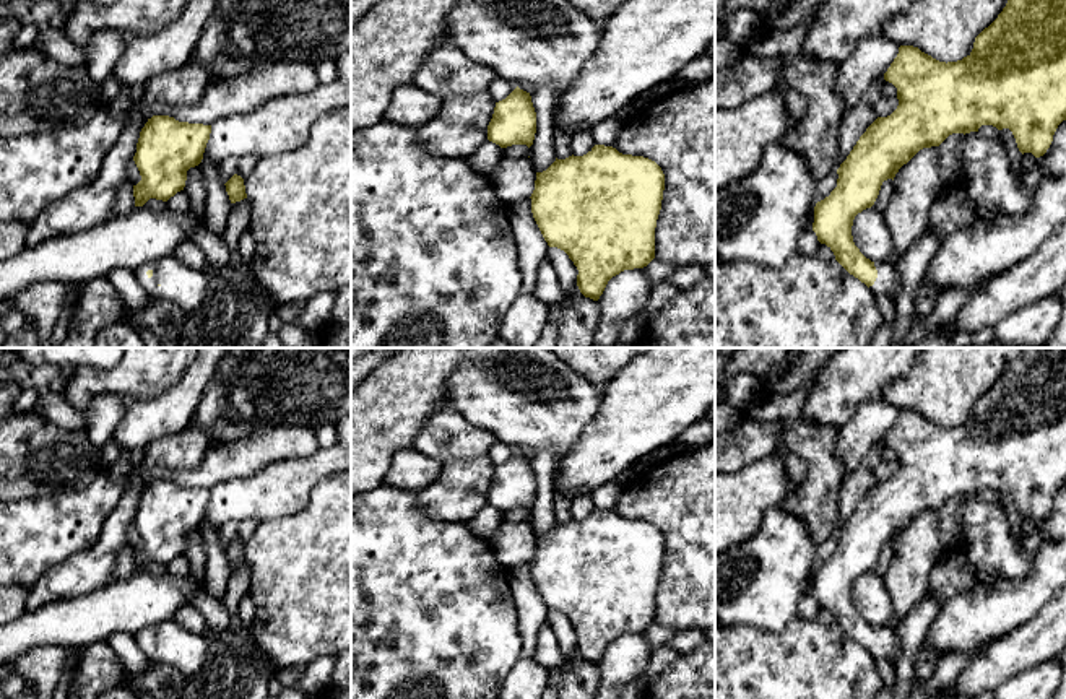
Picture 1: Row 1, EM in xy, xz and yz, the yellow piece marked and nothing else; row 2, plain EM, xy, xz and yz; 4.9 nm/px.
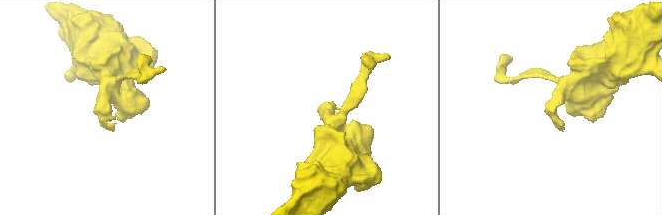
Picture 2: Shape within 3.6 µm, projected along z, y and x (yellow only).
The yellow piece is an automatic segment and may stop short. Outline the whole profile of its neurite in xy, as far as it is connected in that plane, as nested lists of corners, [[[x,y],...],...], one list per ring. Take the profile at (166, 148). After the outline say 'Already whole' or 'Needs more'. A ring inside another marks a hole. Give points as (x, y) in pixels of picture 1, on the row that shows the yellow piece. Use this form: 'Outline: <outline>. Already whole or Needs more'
Outline: [[[153,115],[140,132],[133,161],[141,180],[133,185],[135,206],[150,198],[167,202],[184,190],[187,171],[202,163],[211,125]]]. Already whole

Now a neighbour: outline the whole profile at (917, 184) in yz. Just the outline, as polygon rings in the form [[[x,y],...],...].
[[[939,146],[920,150],[899,169],[884,211],[892,236],[894,260],[928,231],[931,205],[942,190]]]

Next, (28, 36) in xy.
[[[26,23],[21,26],[20,34],[15,37],[13,47],[28,49],[36,46],[37,39],[39,39],[37,26]]]

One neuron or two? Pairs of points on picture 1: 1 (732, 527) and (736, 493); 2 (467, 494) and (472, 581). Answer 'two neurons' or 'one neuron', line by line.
1: one neuron
2: two neurons

